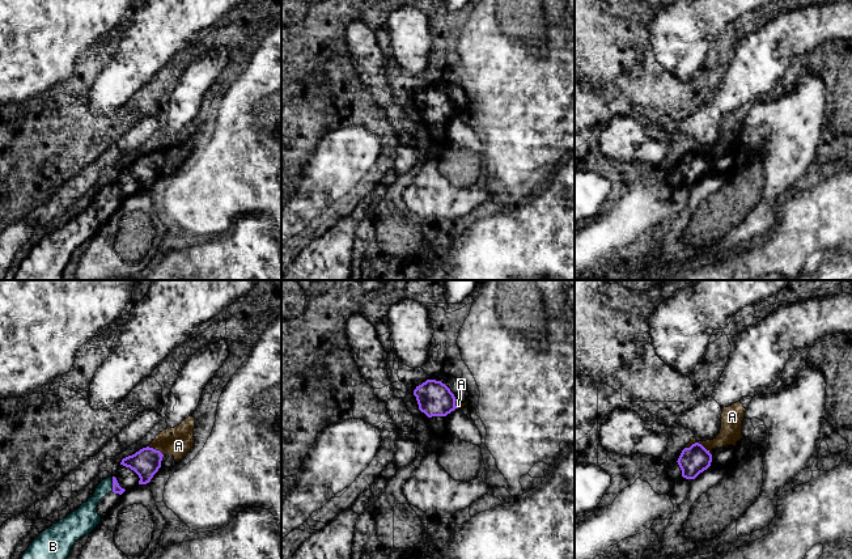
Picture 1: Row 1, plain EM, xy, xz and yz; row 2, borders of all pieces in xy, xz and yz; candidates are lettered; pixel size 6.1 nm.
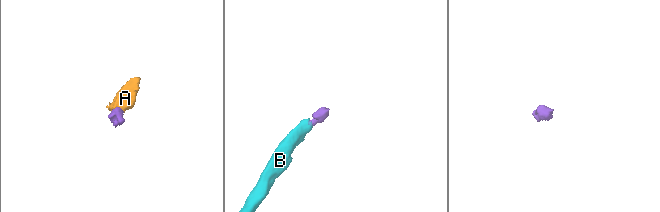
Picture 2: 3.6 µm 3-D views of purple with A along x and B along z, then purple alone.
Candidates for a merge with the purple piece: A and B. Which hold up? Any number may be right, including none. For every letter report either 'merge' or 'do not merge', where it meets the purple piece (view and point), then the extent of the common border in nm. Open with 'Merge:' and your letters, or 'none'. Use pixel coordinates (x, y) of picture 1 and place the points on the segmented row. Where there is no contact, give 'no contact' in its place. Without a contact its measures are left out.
Merge: A, B
A: merge; meets purple in yz at (698, 443); contact 170 nm long
B: merge; meets purple in xy at (113, 483); contact 90 nm long

